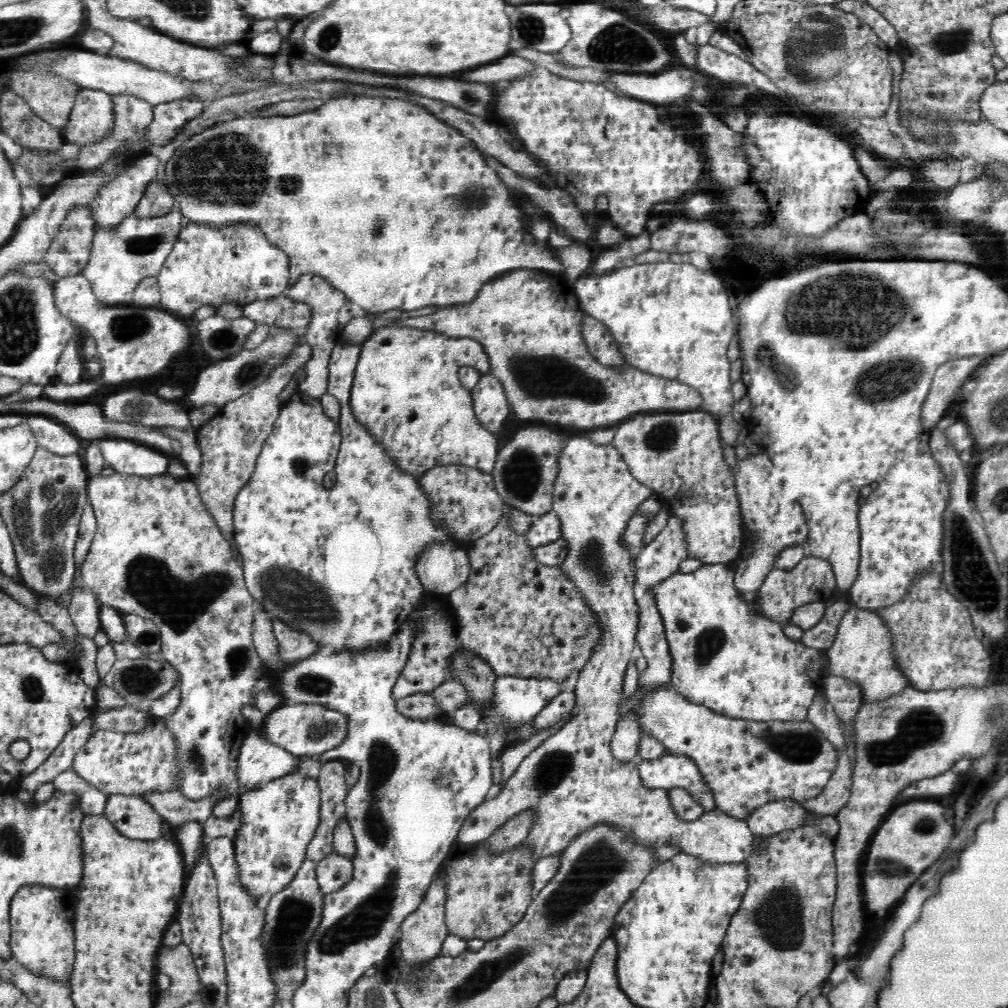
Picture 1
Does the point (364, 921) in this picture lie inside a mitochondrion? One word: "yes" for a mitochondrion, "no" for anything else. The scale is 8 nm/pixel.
yes

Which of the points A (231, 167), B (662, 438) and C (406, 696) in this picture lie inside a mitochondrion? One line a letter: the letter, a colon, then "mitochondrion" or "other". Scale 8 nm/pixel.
A: mitochondrion
B: mitochondrion
C: other

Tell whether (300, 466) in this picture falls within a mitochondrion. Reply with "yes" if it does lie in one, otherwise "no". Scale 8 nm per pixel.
yes

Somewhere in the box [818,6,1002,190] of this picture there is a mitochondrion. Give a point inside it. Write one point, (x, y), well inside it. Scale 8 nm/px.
(945, 43)

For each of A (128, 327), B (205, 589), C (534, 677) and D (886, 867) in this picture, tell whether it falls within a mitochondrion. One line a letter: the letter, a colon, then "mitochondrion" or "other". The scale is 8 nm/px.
A: mitochondrion
B: mitochondrion
C: other
D: mitochondrion

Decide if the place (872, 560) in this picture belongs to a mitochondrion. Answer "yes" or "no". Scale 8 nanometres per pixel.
no

